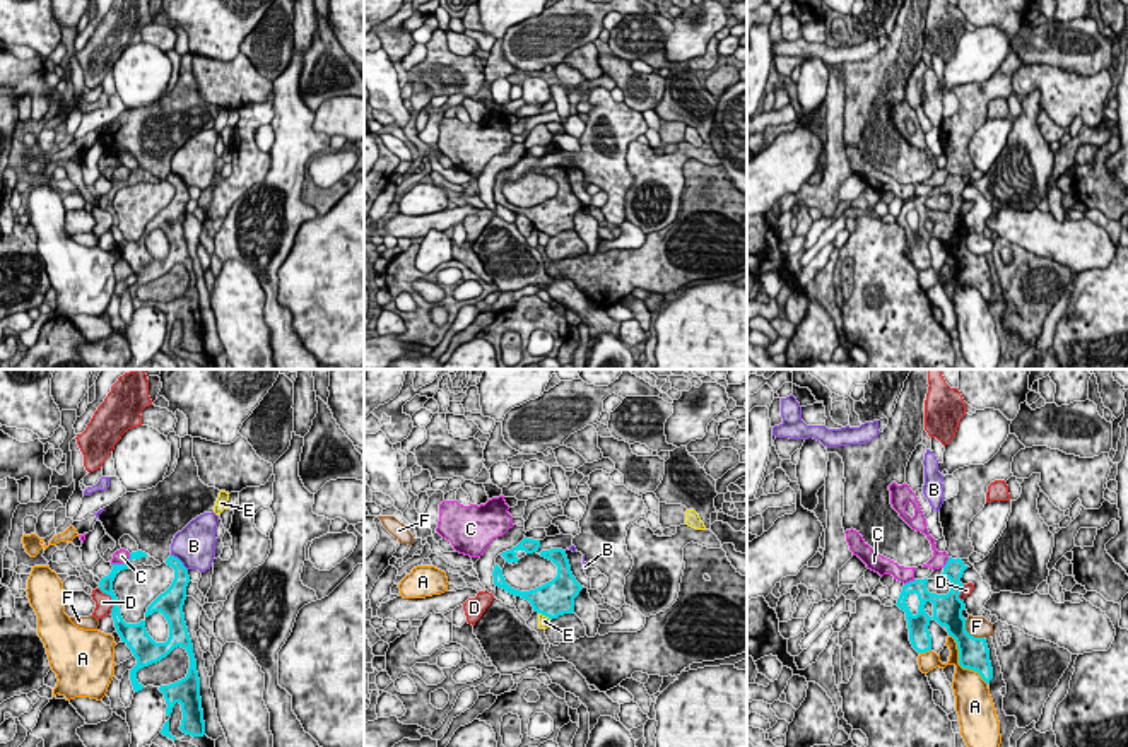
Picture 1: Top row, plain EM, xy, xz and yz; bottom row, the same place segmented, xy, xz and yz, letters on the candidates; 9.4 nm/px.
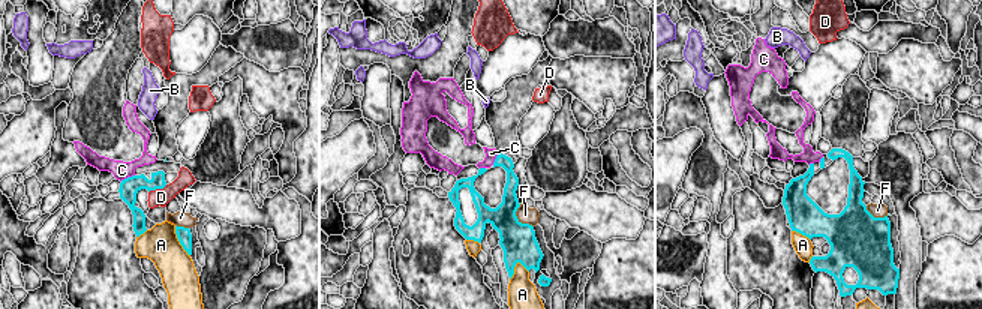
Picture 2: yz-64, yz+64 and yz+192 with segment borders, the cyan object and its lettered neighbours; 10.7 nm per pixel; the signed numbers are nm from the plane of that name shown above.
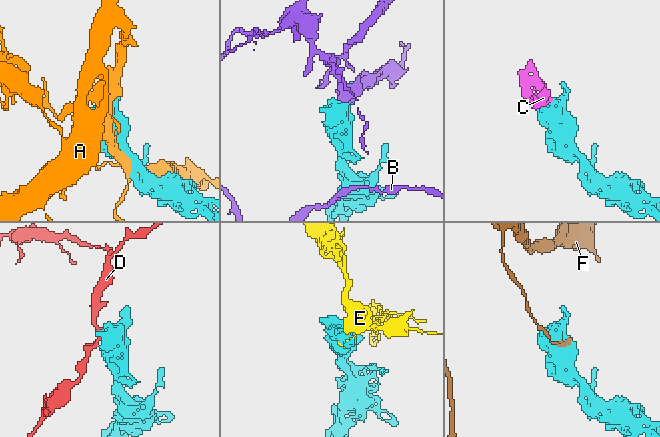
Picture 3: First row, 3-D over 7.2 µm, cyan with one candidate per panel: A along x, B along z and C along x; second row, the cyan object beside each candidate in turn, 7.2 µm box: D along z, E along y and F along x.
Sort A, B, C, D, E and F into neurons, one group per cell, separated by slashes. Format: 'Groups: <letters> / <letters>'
Groups: A / B / C / D / E / F

